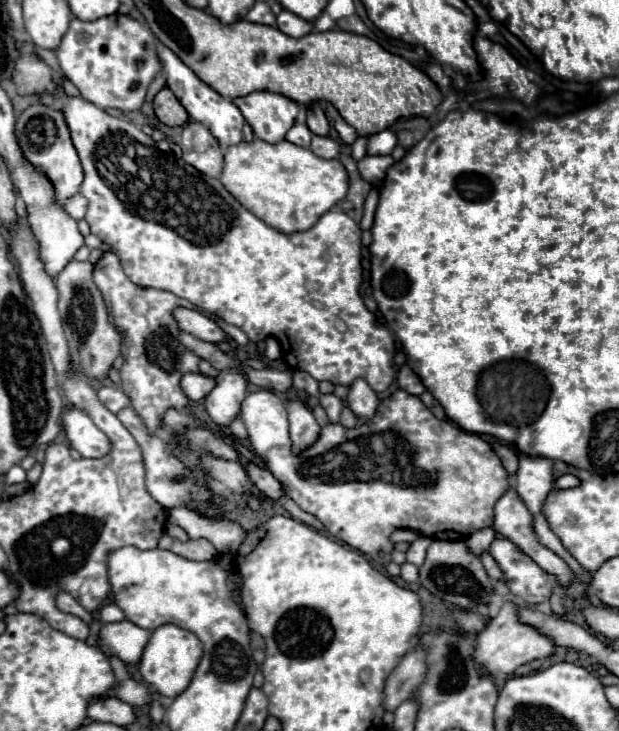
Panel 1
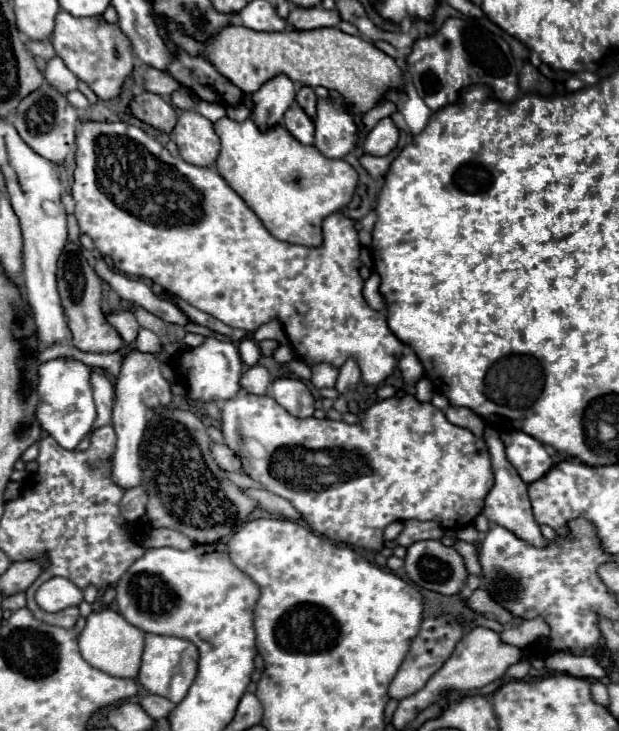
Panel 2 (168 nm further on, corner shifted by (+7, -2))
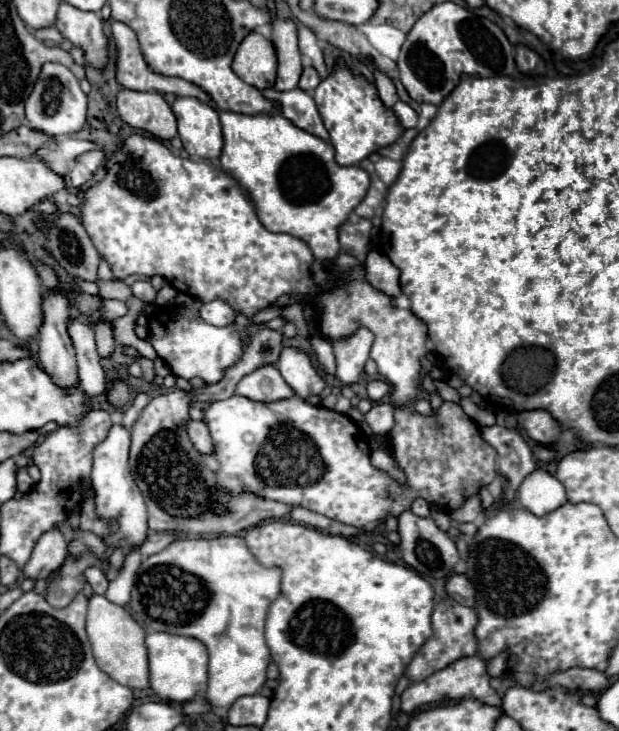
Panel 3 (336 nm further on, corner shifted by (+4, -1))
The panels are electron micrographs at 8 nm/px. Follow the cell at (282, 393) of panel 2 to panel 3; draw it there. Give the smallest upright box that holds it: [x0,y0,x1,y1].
[277,349,325,399]

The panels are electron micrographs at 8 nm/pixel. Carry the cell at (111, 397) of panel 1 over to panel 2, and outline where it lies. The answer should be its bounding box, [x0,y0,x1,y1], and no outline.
[36,360,96,450]

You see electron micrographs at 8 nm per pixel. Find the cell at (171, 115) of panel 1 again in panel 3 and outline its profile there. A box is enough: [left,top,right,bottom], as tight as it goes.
[117,89,177,139]

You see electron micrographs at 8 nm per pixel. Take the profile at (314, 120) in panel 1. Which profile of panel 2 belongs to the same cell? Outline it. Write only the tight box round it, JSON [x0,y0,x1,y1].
[296,86,316,118]

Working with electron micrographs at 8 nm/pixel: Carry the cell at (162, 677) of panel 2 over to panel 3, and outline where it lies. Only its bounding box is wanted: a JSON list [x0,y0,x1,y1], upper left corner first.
[145,633,207,703]

